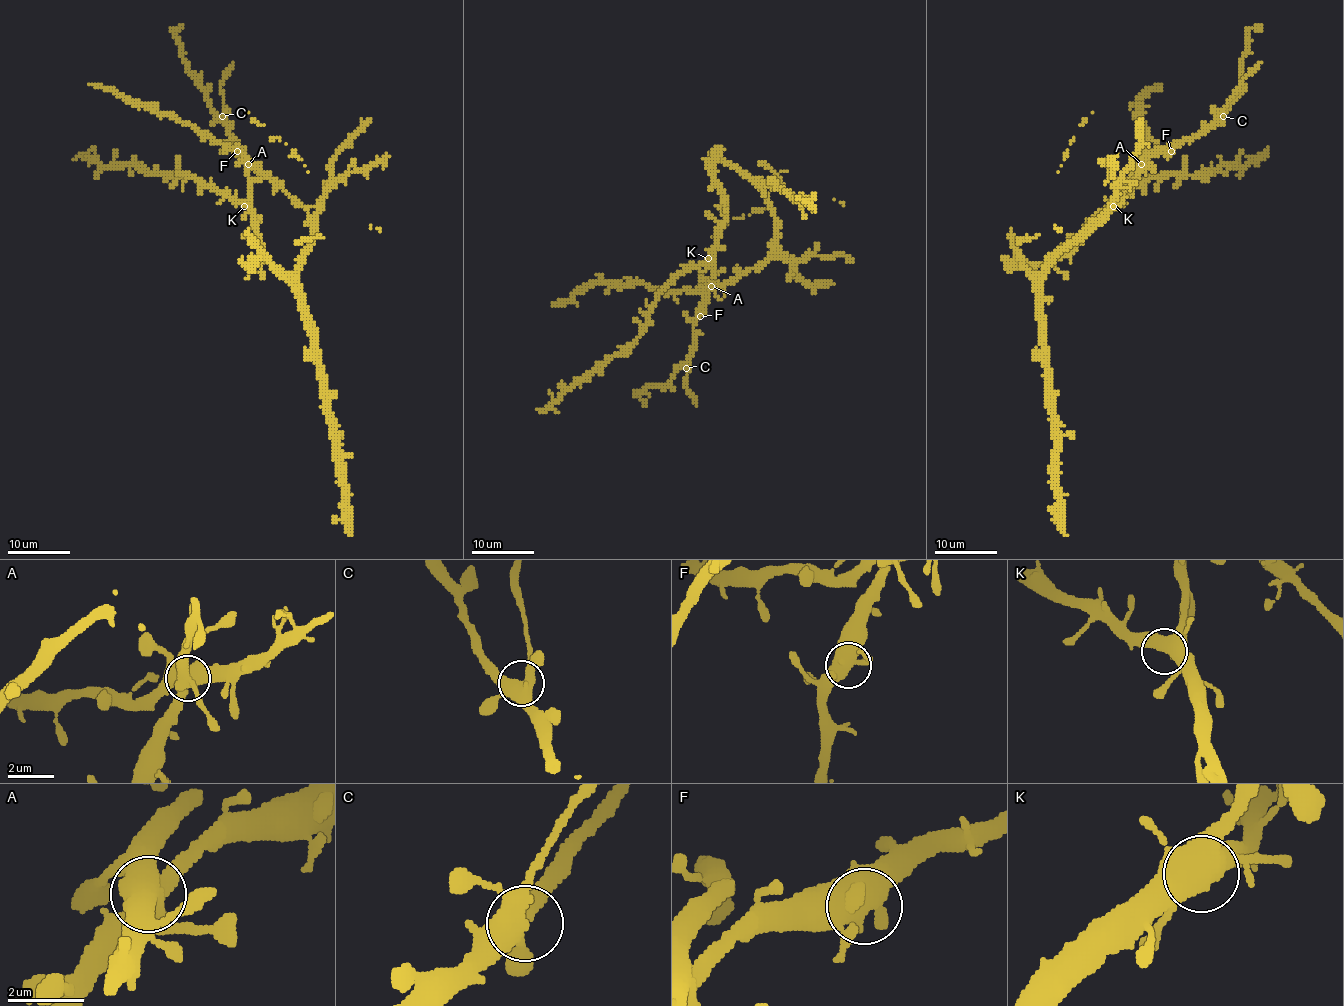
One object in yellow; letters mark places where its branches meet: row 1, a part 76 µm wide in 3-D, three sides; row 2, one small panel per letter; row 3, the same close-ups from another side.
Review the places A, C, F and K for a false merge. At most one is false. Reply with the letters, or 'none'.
A

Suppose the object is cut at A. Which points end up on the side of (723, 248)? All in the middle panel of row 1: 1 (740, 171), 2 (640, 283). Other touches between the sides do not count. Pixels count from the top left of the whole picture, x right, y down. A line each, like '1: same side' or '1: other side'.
1: other side
2: other side

